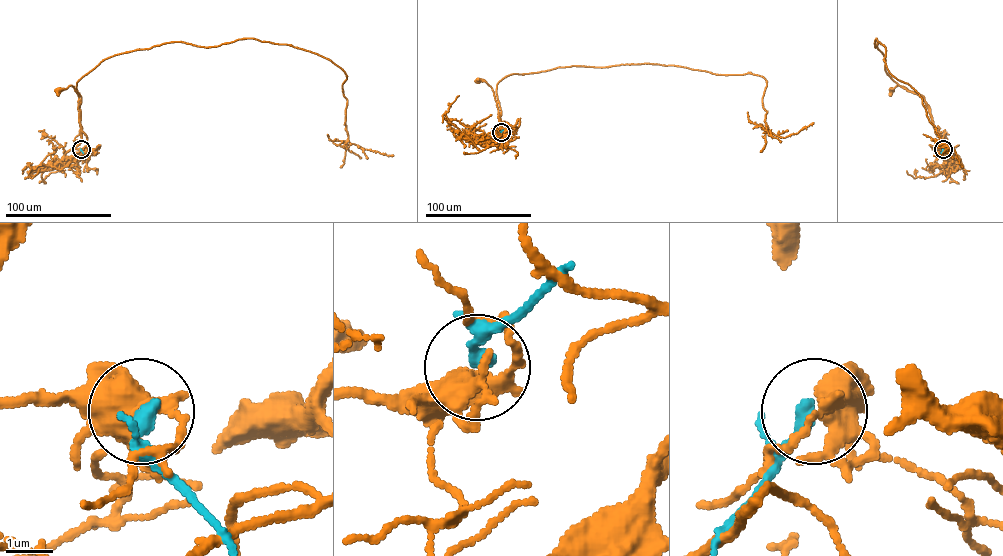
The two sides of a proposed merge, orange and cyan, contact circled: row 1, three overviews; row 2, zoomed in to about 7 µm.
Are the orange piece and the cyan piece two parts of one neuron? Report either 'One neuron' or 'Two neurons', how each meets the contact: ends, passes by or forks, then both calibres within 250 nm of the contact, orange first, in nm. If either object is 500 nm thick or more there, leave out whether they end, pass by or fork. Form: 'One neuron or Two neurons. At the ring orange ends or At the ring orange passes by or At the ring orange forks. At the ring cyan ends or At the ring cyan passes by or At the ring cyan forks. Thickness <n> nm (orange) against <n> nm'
Two neurons. At the ring orange forks. At the ring cyan ends. Thickness 440 nm (orange) against 320 nm

